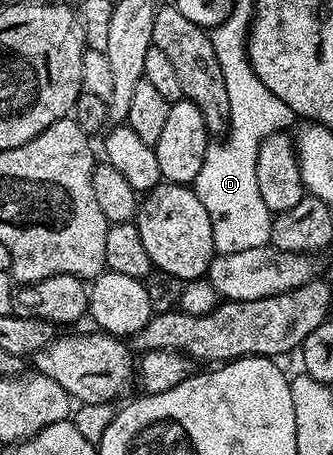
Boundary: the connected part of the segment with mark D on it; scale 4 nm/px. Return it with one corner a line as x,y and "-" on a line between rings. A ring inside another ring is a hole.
243,73
243,77
235,77
235,81
251,81
251,85
247,85
247,89
231,89
227,132
222,139
212,140
208,144
205,163
201,163
201,171
197,171
197,179
193,183
197,199
205,203
205,211
209,211
209,223
213,223
216,254
249,251
249,247
261,247
270,242
273,214
269,207
265,207
265,199
261,199
261,187
257,187
257,155
263,142
272,133
286,130
286,125
293,121
292,114
285,111
281,99
265,95
263,84
259,82
257,75
247,77
247,73

